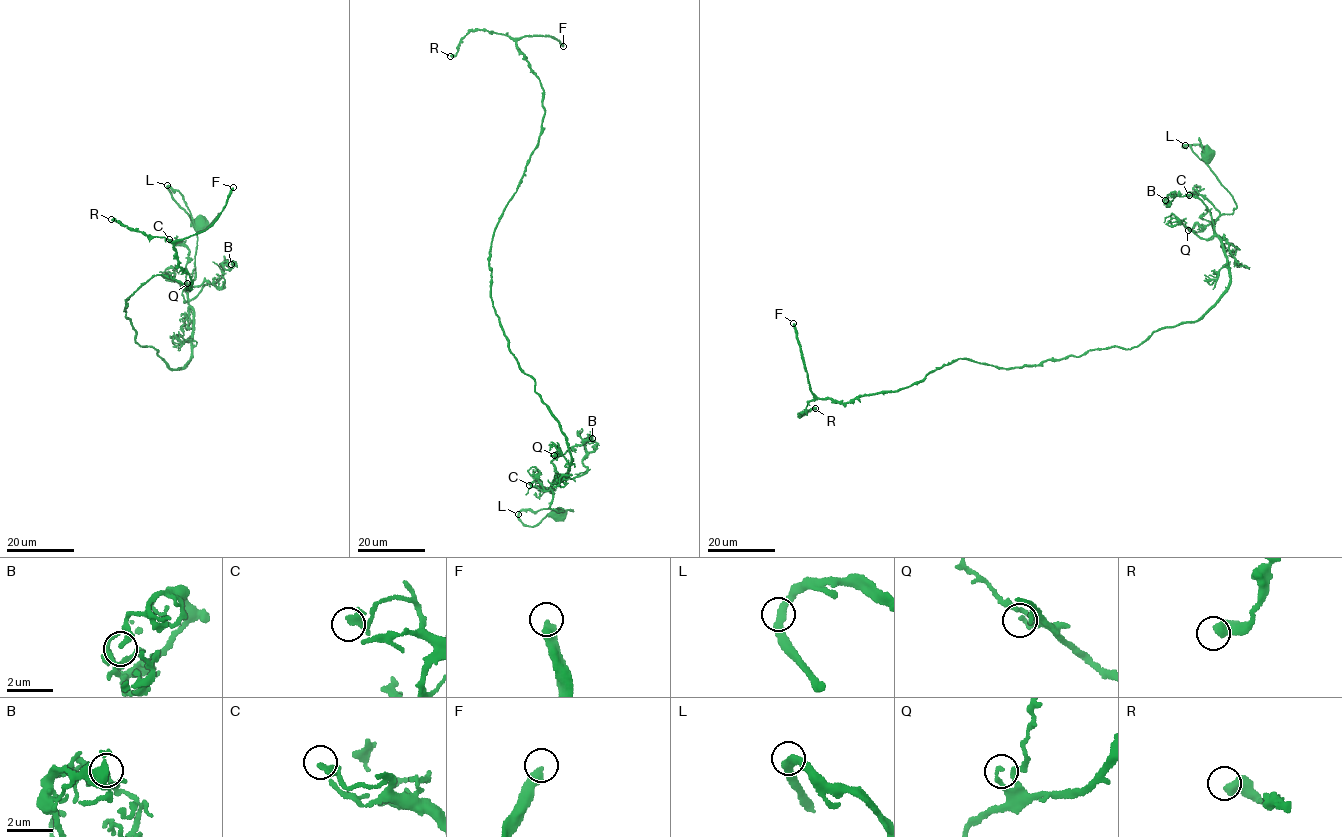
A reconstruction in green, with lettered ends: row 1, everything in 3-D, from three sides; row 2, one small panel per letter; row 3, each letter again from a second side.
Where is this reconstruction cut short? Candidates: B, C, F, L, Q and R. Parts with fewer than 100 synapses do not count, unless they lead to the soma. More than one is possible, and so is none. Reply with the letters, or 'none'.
F

